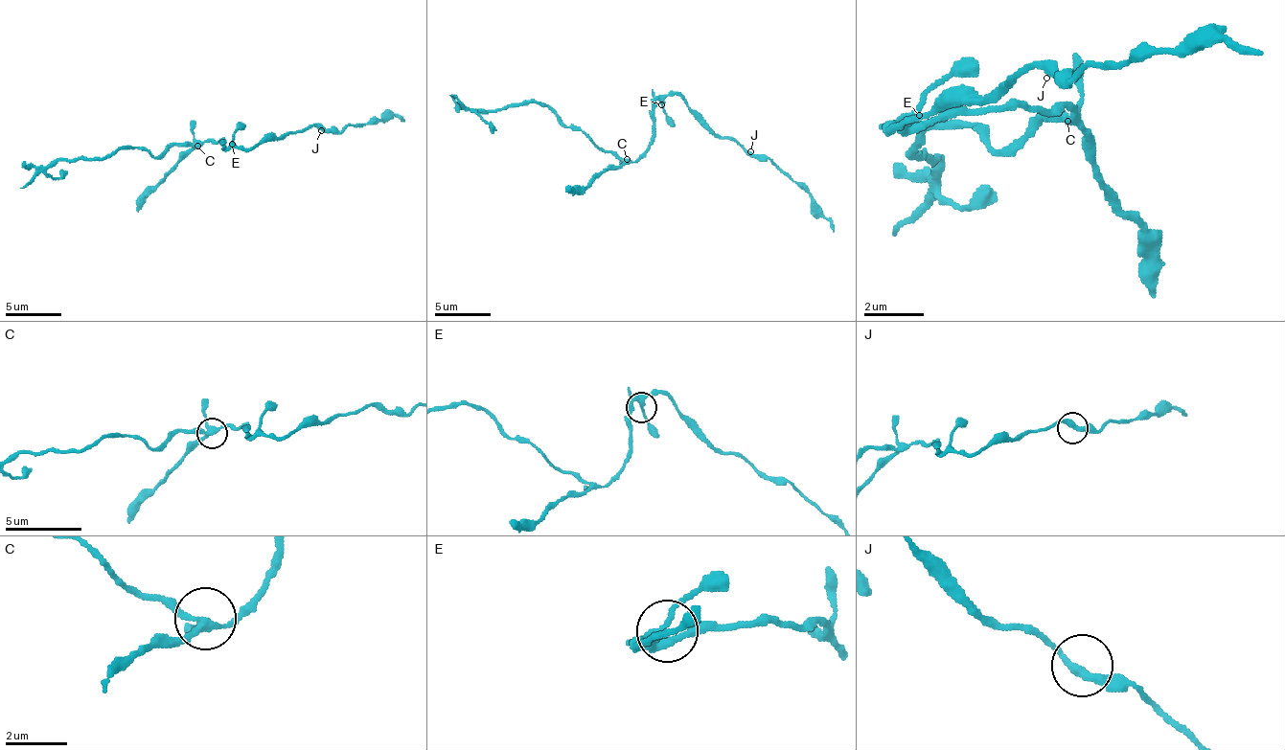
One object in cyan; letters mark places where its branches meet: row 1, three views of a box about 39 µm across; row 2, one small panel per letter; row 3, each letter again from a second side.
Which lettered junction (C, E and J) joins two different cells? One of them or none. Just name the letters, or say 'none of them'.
C

